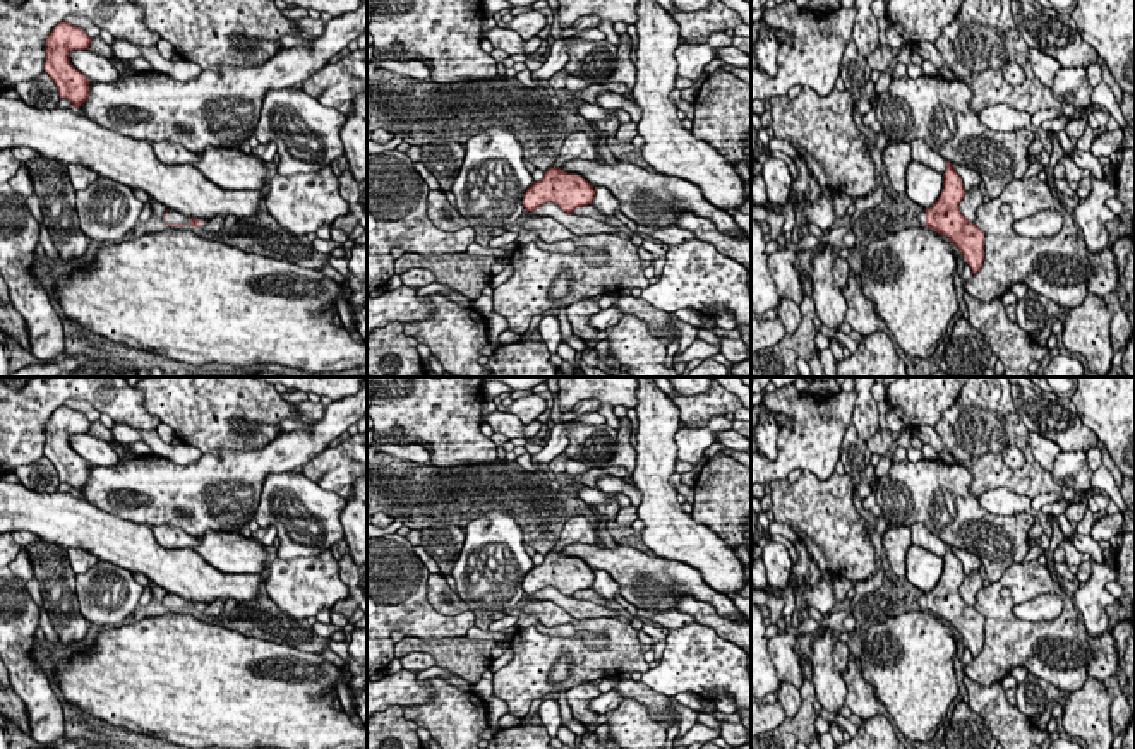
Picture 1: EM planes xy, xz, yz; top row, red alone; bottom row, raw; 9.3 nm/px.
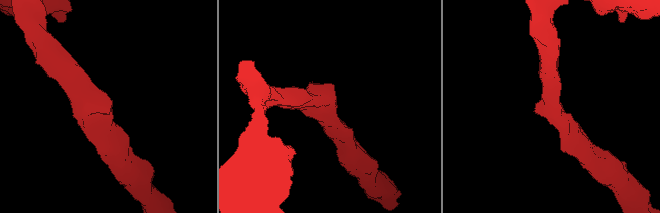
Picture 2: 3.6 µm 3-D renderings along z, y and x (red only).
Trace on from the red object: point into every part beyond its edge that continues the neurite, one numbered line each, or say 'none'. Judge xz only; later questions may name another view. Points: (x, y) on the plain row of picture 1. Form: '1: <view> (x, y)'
1: xz (578, 528)

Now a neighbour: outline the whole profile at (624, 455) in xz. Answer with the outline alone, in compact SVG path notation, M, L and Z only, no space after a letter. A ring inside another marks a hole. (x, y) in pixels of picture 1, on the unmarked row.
M621 428L617 434L617 449L607 466L624 466L628 470L628 476L624 480L633 480L633 471L636 470L636 449L631 446L629 437L634 434L634 428Z

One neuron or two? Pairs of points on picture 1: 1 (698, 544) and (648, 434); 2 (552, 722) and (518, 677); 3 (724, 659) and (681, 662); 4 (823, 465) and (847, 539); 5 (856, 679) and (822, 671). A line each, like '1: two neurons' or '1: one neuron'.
1: one neuron
2: two neurons
3: one neuron
4: two neurons
5: two neurons

